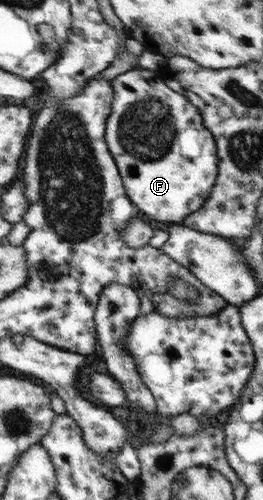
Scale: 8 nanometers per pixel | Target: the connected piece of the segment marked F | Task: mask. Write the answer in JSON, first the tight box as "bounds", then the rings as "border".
{"bounds":[108,67,220,224],"border":[[[137,67],[134,70],[123,73],[116,77],[112,84],[116,89],[116,100],[114,101],[114,110],[112,117],[108,123],[108,142],[113,156],[120,165],[121,173],[124,177],[124,183],[128,187],[128,194],[132,200],[140,207],[141,211],[148,217],[159,221],[171,221],[174,224],[183,224],[189,216],[201,211],[211,199],[213,190],[215,189],[220,176],[220,150],[216,135],[213,130],[208,128],[205,116],[202,114],[201,108],[195,105],[185,94],[179,93],[176,89],[166,82],[161,73],[156,70]]]}

